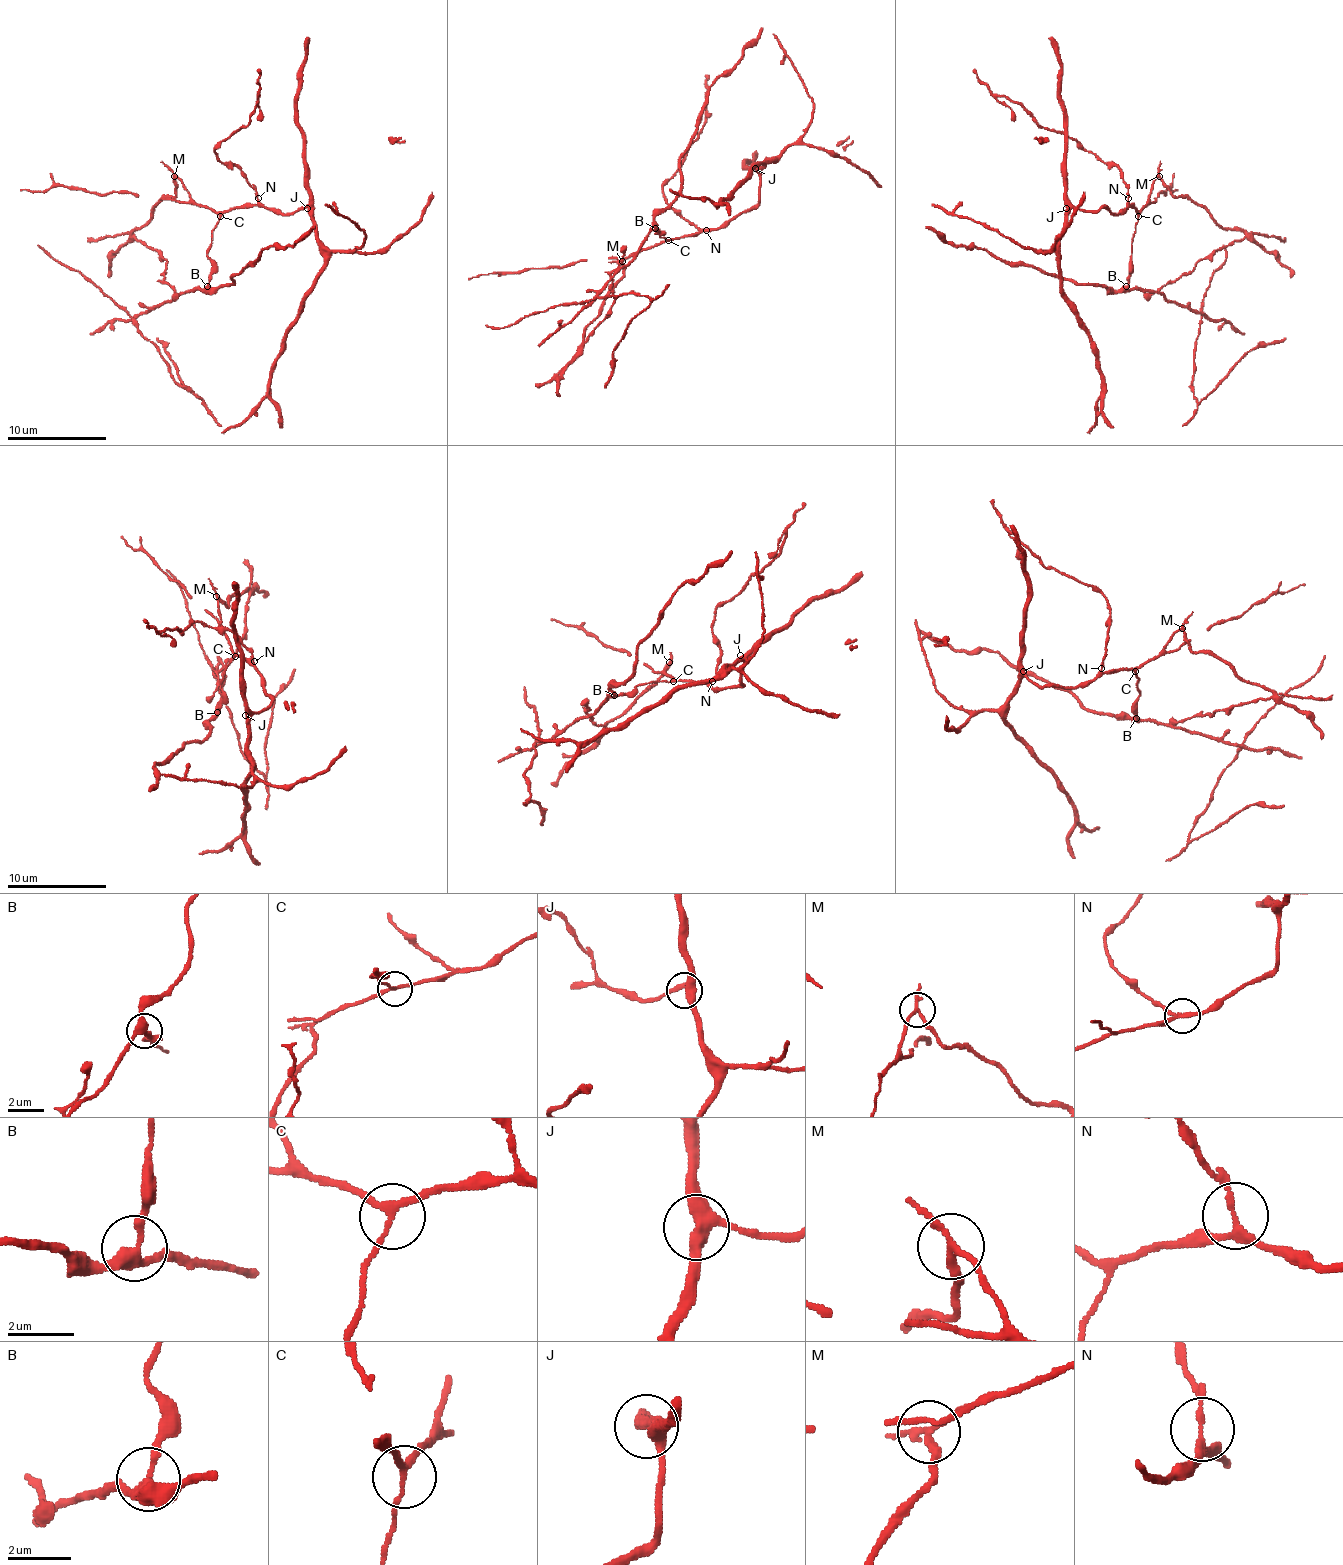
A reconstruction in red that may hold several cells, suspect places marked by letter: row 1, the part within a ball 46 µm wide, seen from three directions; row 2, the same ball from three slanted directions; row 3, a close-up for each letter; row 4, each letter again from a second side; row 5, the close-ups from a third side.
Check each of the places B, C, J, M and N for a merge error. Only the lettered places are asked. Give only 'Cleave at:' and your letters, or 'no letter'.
Cleave at: B, M

